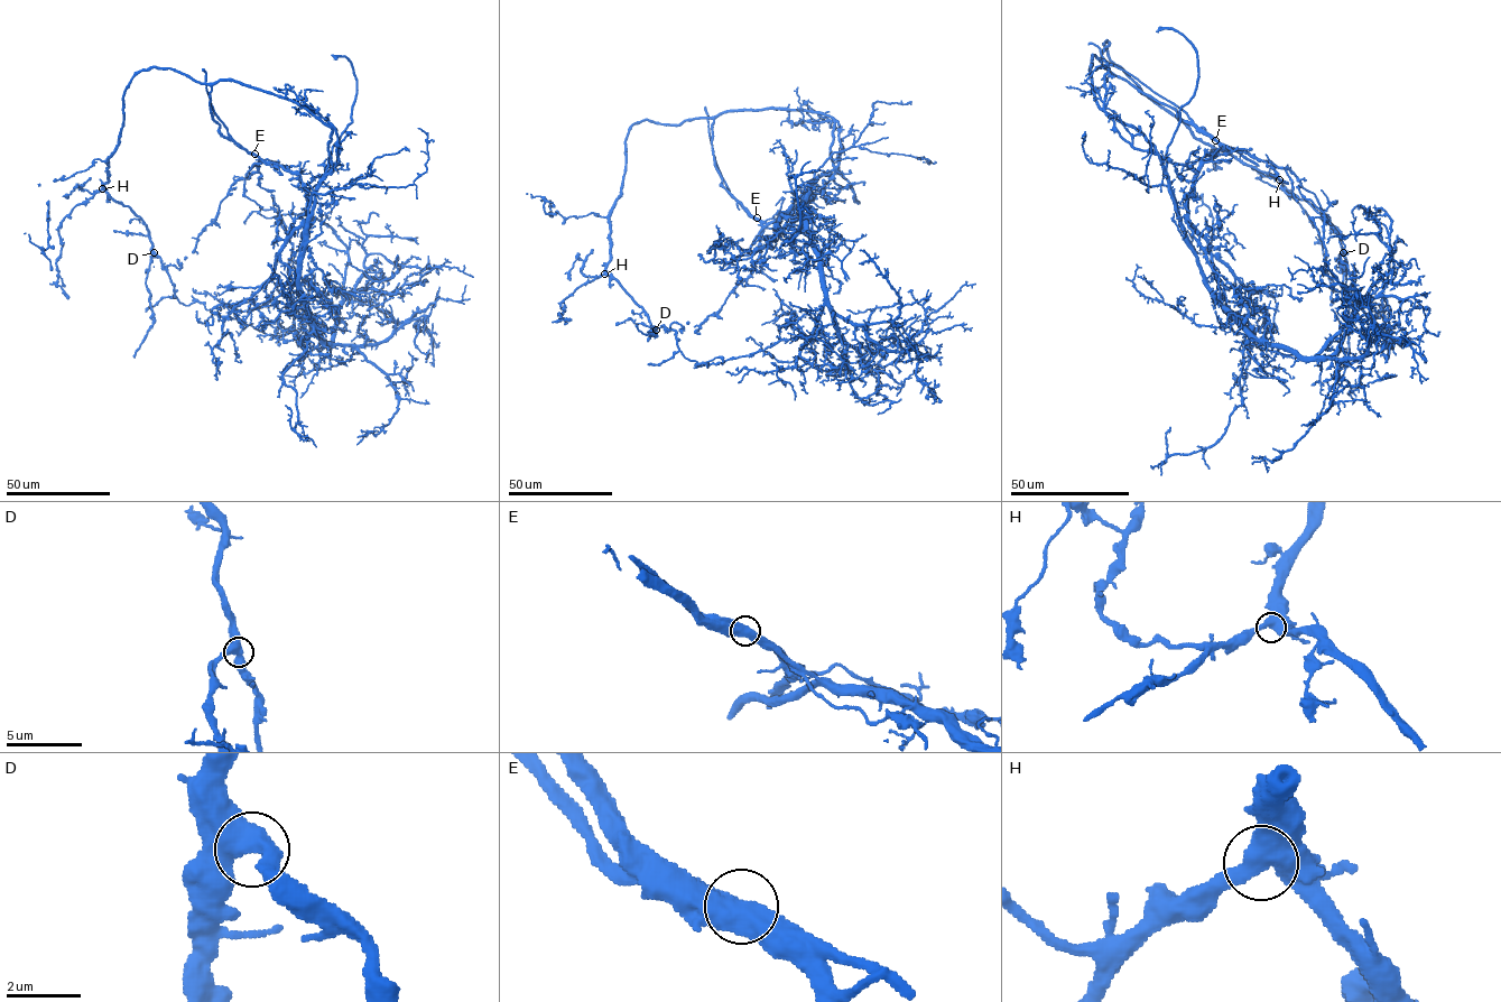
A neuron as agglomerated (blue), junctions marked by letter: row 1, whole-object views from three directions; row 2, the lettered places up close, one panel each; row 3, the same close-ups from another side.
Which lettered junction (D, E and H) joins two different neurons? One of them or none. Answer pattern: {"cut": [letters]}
{"cut": ["E"]}

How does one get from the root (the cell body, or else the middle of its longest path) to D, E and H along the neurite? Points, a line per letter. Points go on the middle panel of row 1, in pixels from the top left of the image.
D: (730, 193), (714, 164), (712, 118), (642, 120), (630, 128), (605, 270), (656, 330)
E: (730, 193), (756, 217)
H: (730, 193), (714, 164), (712, 118), (635, 122), (626, 141), (621, 194), (610, 216), (604, 274)

